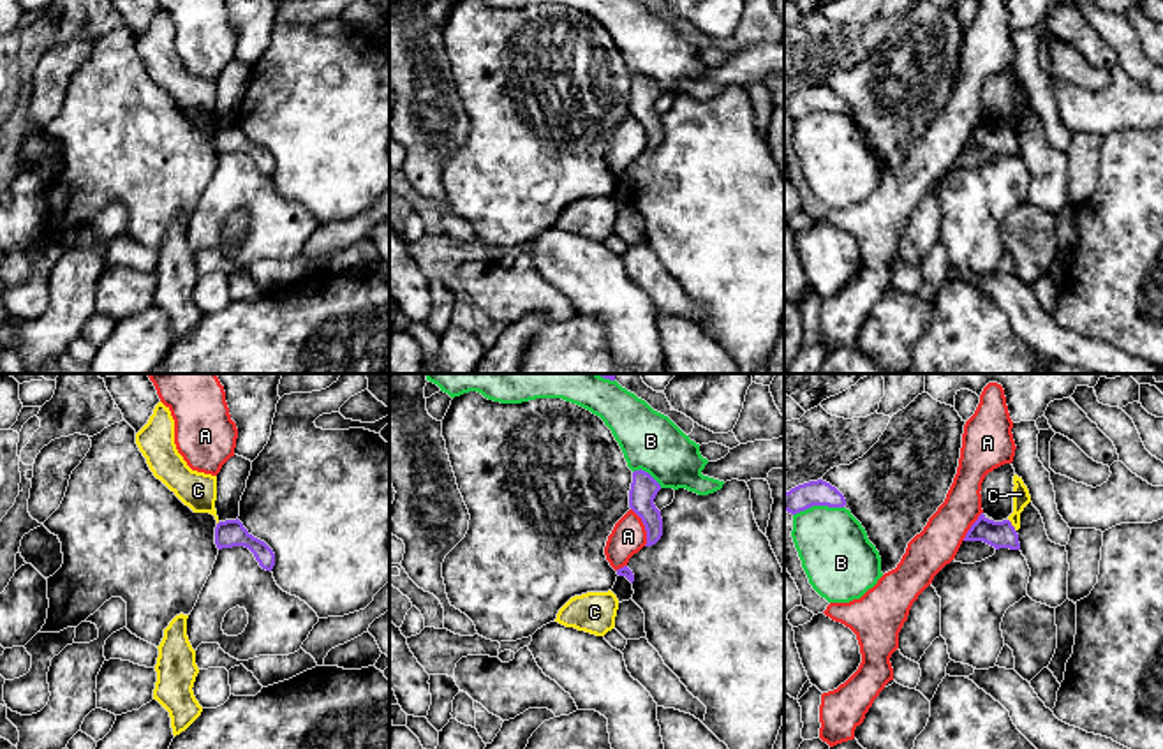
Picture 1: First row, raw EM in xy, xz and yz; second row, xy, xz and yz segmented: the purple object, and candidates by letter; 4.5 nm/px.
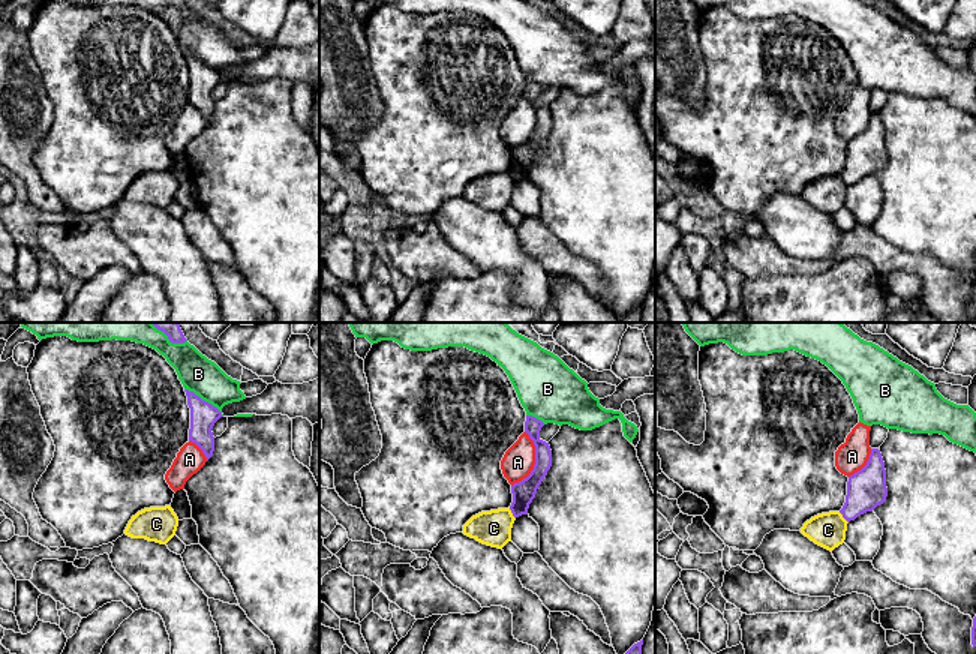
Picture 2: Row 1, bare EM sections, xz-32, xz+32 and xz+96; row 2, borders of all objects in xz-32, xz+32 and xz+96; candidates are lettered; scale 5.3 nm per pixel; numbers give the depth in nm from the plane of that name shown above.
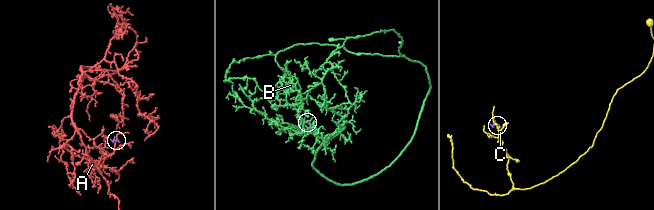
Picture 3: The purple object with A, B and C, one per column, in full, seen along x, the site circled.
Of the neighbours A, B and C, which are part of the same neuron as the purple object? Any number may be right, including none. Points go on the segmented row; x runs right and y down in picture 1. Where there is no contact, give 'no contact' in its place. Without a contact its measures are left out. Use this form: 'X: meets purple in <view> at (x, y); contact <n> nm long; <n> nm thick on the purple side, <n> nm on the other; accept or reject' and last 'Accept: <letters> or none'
A: meets purple in xz at (645, 527); contact 190 nm long; 130 nm thick on the purple side, 160 nm on the other; reject
B: meets purple in yz at (818, 504); contact 240 nm long; 120 nm thick on the purple side, 320 nm on the other; reject
C: meets purple in yz at (1012, 526); contact 70 nm long; 130 nm thick on the purple side, 80 nm on the other; reject
Accept: none

